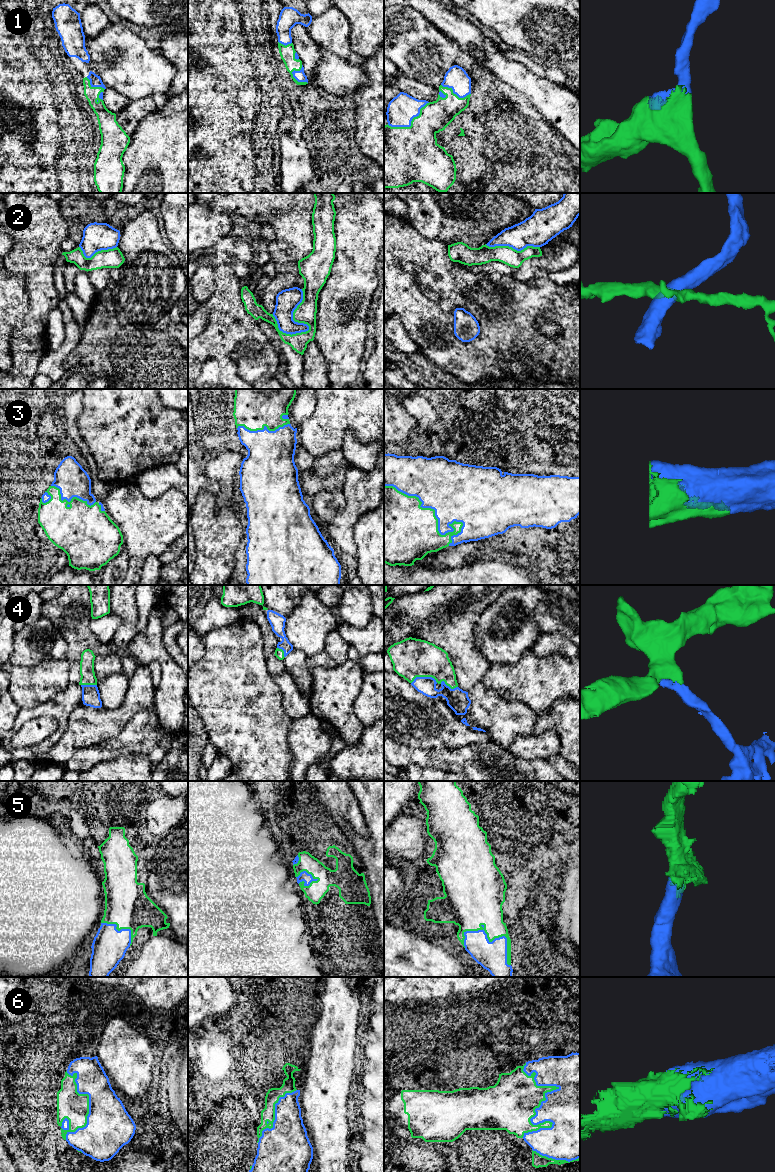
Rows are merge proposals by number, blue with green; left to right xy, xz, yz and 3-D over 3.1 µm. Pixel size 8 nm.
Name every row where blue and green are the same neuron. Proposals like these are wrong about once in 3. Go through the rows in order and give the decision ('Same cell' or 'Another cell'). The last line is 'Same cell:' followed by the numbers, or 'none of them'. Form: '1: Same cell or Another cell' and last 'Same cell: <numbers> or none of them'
1: Same cell
2: Another cell
3: Same cell
4: Same cell
5: Same cell
6: Same cell
Same cell: 1, 3, 4, 5, 6

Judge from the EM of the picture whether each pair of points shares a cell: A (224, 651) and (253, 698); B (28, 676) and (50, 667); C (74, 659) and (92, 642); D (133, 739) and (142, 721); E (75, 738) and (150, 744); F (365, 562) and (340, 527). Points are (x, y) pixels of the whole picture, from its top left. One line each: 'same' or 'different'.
A: same
B: same
C: same
D: same
E: different
F: different

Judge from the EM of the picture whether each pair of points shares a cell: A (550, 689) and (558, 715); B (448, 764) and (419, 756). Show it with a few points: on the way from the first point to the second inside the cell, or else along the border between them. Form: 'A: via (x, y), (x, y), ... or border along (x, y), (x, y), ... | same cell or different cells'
A: border along (569, 696), (558, 698), (547, 710), (535, 714) | different cells
B: via (441, 759), (426, 757) | same cell

